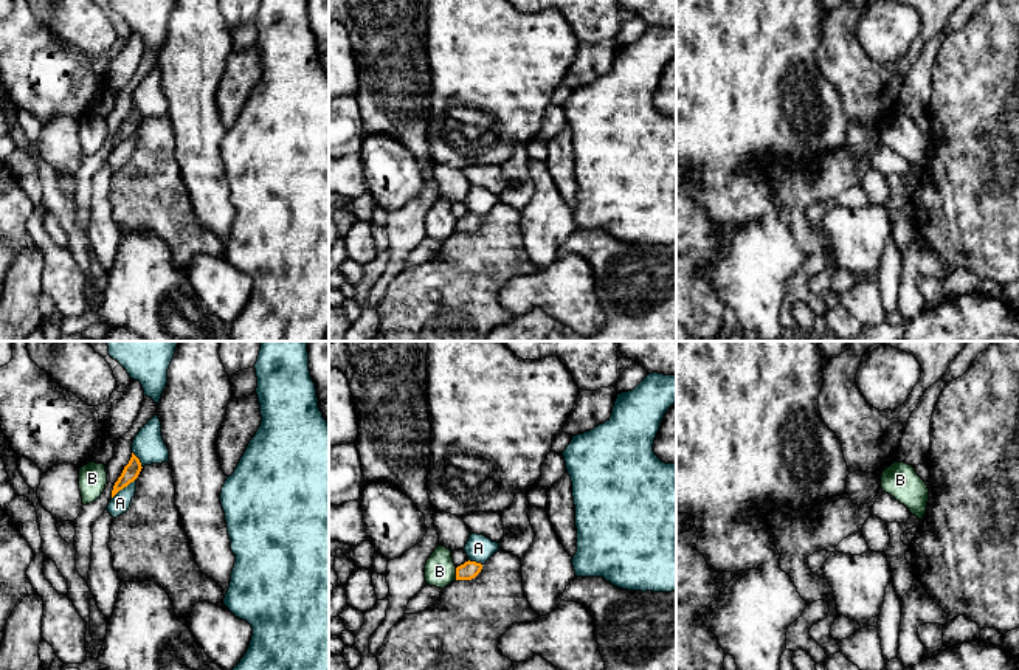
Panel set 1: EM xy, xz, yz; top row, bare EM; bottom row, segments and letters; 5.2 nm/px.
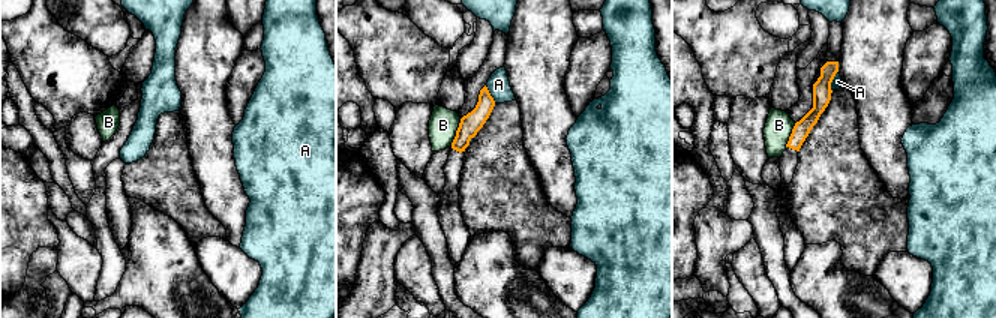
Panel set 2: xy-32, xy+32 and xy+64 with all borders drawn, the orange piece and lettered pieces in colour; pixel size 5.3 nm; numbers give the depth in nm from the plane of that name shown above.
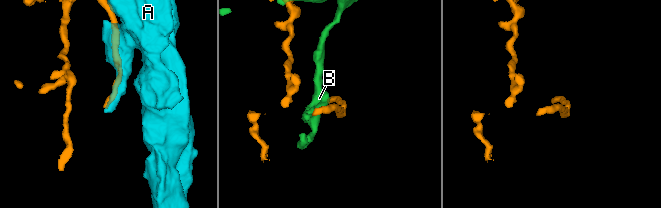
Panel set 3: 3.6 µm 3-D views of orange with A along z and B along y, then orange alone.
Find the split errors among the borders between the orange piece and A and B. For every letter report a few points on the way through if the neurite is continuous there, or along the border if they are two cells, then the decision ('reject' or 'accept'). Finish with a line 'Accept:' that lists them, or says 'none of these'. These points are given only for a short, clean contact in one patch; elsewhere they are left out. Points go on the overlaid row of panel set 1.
A: border along xy (135, 478), (112, 498); reject
B: border along xz (455, 568), (456, 579); reject
Accept: none of these

